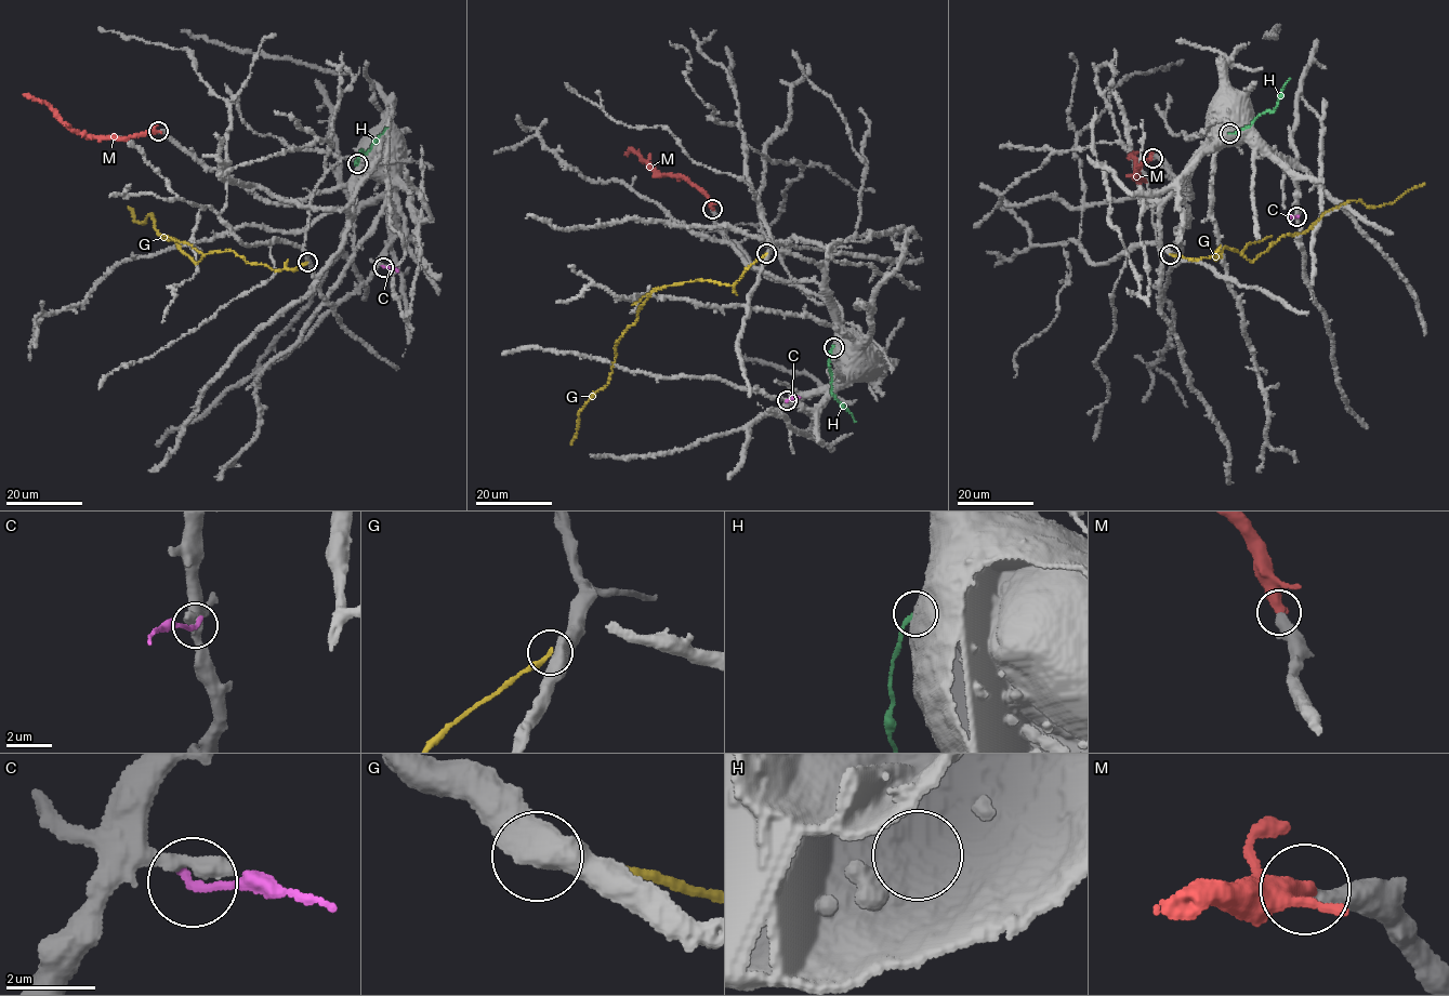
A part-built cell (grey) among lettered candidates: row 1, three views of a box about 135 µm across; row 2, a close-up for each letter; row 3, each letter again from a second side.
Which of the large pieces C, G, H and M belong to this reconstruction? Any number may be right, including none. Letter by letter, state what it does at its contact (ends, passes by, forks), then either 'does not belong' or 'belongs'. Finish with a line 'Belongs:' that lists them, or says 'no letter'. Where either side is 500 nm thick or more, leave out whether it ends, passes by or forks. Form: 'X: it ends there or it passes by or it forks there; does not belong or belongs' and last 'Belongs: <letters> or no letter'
C: it ends there; does not belong
G: does not belong
H: does not belong
M: it ends there; belongs
Belongs: M

